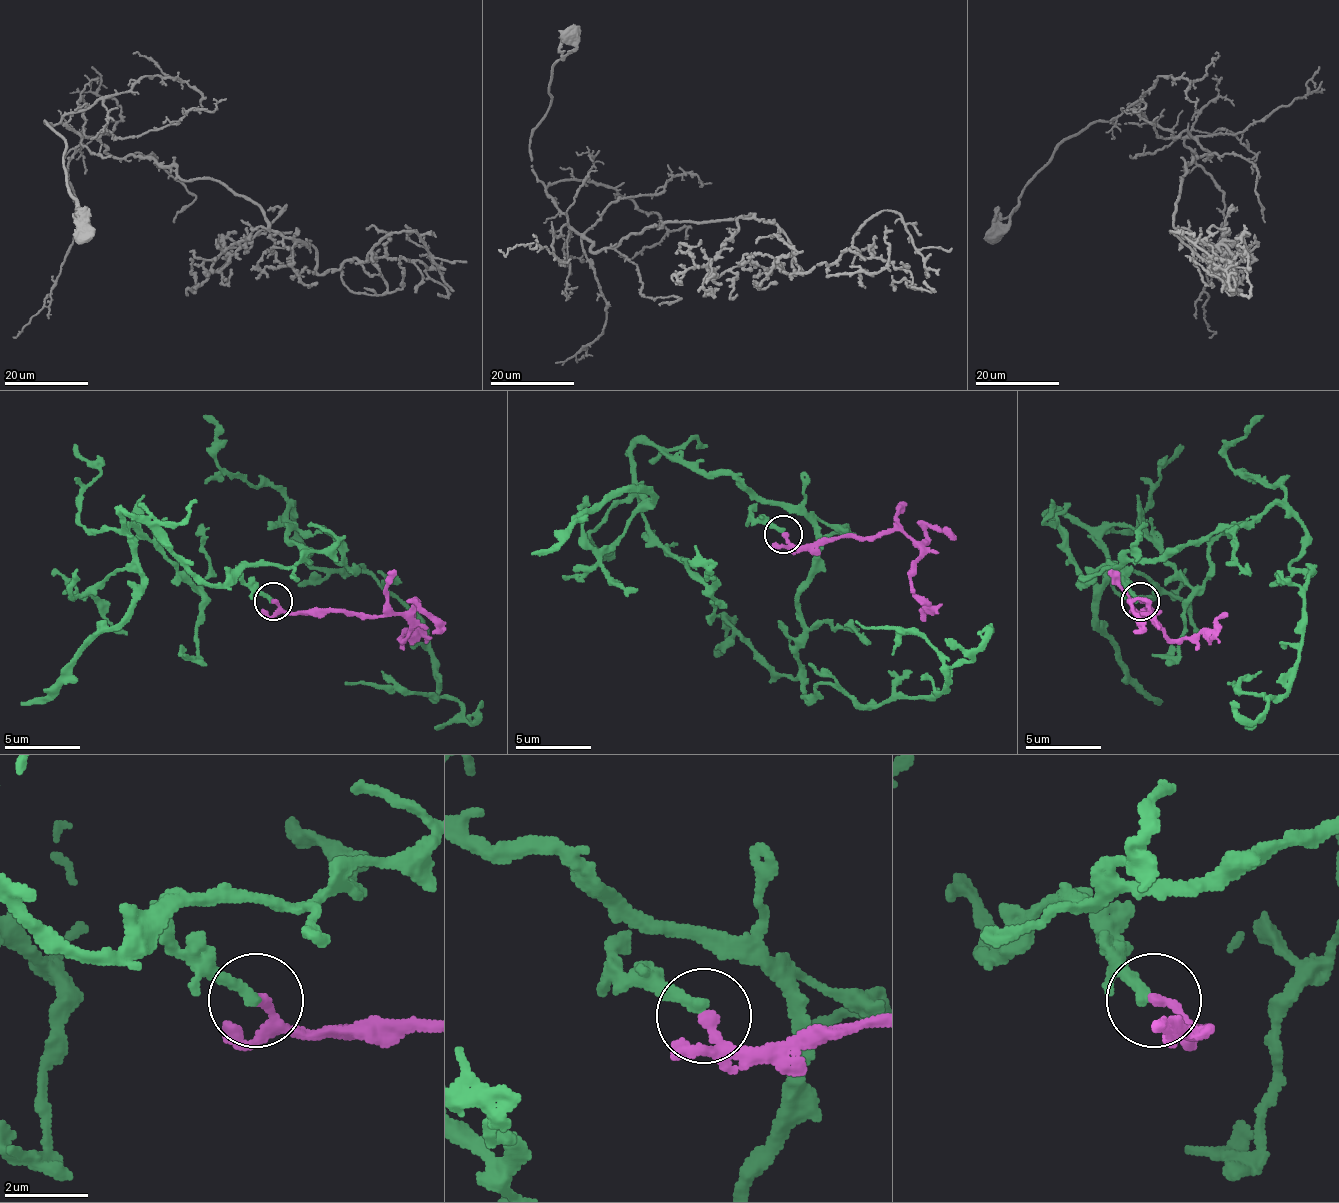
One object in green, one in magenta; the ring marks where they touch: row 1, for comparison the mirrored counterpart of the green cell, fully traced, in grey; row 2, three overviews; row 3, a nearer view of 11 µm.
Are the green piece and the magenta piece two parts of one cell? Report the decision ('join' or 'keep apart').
join

